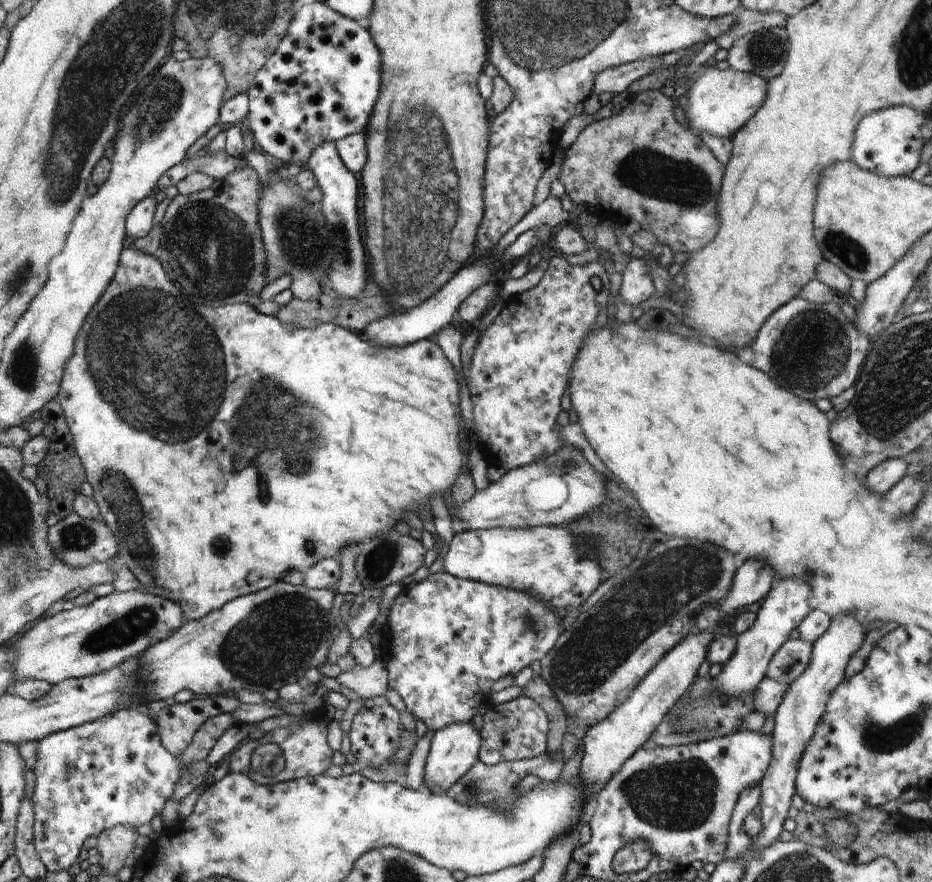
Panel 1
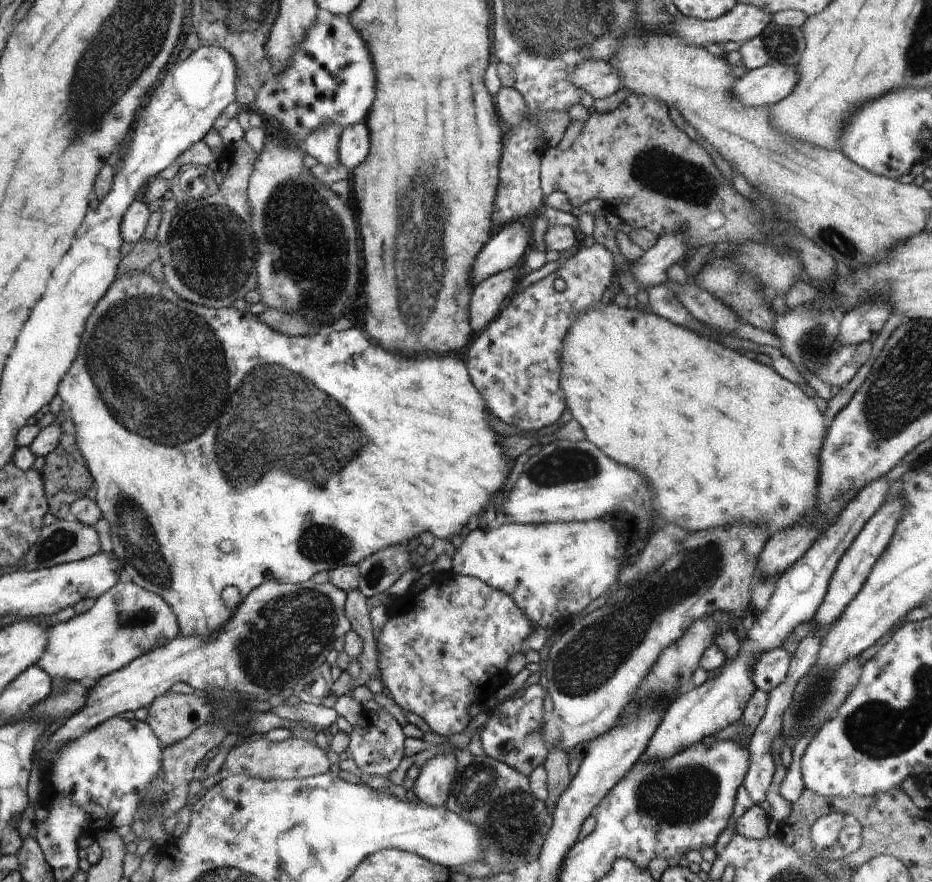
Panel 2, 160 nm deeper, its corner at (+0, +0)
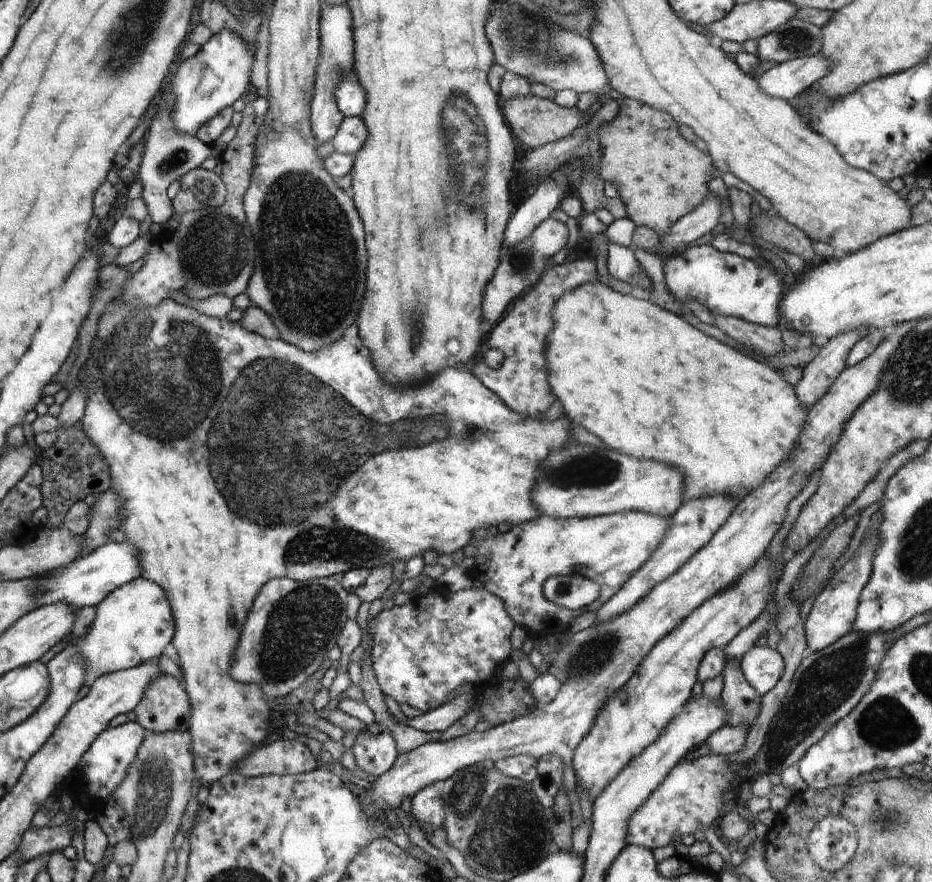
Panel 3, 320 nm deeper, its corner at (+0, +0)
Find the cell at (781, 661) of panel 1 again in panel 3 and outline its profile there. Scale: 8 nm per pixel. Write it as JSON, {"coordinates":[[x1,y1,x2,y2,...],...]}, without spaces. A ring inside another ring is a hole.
{"coordinates":[[768,645,752,647,739,665,748,684,761,695,774,688,785,671,782,655]]}

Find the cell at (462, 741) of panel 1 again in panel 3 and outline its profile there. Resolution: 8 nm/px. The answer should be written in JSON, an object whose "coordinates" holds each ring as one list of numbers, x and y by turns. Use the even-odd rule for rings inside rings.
{"coordinates":[[435,786,424,787,413,796,411,802,410,814,414,815,426,838,428,838,427,831,443,828,446,814,440,790]]}

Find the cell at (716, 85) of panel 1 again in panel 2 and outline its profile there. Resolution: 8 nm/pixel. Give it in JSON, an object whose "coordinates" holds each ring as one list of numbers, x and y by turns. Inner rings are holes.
{"coordinates":[[766,65,752,69,733,84,733,95,745,105,771,106,796,88,800,75,796,65]]}

